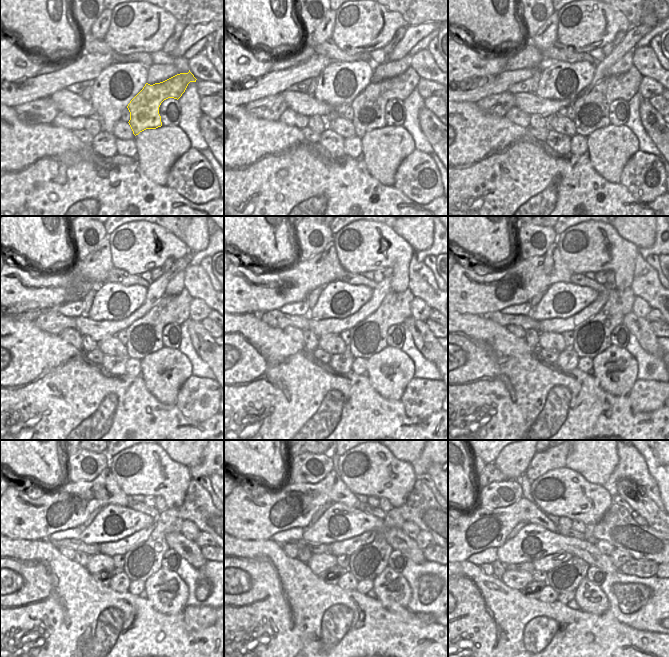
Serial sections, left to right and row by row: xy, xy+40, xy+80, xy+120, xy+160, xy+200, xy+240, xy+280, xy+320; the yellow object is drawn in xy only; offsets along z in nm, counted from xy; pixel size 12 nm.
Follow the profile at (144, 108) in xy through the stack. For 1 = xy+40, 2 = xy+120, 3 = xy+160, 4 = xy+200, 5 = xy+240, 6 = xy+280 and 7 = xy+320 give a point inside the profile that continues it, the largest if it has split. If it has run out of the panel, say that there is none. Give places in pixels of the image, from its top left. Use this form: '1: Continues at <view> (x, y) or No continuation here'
1: Continues at xy+40 (369, 107)
2: Continues at xy+120 (144, 336)
3: Continues at xy+160 (368, 337)
4: Continues at xy+200 (591, 337)
5: Continues at xy+240 (142, 561)
6: Continues at xy+280 (370, 560)
7: Continues at xy+320 (566, 577)

